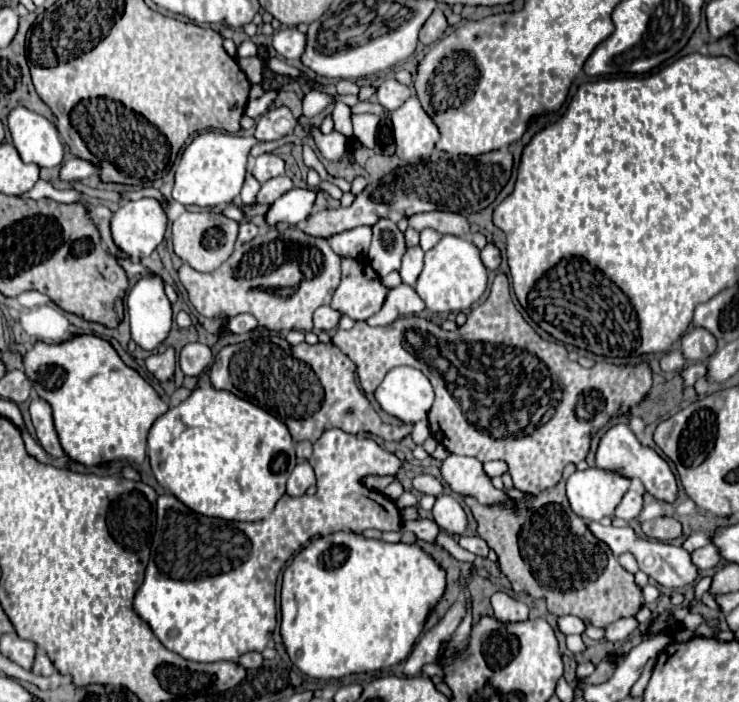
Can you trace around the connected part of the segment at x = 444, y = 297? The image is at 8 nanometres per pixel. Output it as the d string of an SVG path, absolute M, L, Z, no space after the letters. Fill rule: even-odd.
M444 235L438 245L426 253L424 269L416 281L416 293L434 313L460 313L482 297L486 283L488 269L480 261L480 249L470 239Z

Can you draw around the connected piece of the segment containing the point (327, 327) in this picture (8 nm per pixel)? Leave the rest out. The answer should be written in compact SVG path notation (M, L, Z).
M330 305L318 307L318 309L314 311L314 327L316 327L318 331L334 331L334 329L338 327L340 317L342 317L342 313L336 311L336 309L332 309Z

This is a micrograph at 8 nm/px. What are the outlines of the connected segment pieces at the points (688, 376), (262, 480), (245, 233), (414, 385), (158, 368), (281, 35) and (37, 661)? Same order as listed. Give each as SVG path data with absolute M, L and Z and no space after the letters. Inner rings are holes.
M696 363L696 365L688 367L688 369L684 371L684 383L686 383L686 387L688 387L688 385L694 385L696 379L704 377L706 373L708 373L708 369L706 369L704 363Z
M214 387L194 389L186 401L170 407L154 421L148 433L148 459L154 477L168 493L196 513L226 521L258 521L266 517L286 493L286 481L296 465L294 441L282 421L234 393Z
M244 221L240 225L240 231L238 231L238 241L248 243L248 241L252 241L256 237L256 233L258 233L258 227L254 223L250 223L250 221Z
M394 367L376 389L376 401L388 415L412 425L428 417L434 389L422 371L414 367Z
M168 347L164 353L156 353L150 355L146 359L146 367L148 371L158 379L158 381L166 381L174 375L174 367L176 367L176 351L174 347Z
M296 27L280 29L274 33L274 49L286 59L300 59L306 51L306 35L300 33Z
M42 649L36 651L32 671L34 671L36 675L52 675L52 673L54 673L54 665L52 665L52 661L48 659L48 655L46 655Z

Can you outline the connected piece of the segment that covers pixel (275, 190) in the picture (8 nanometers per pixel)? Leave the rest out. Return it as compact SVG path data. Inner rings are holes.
M288 175L274 177L274 179L270 179L270 181L266 181L266 183L262 185L262 189L260 189L256 201L270 205L270 203L274 203L280 195L284 195L286 191L290 191L292 187L294 187L294 183L292 183L292 179L290 179Z

